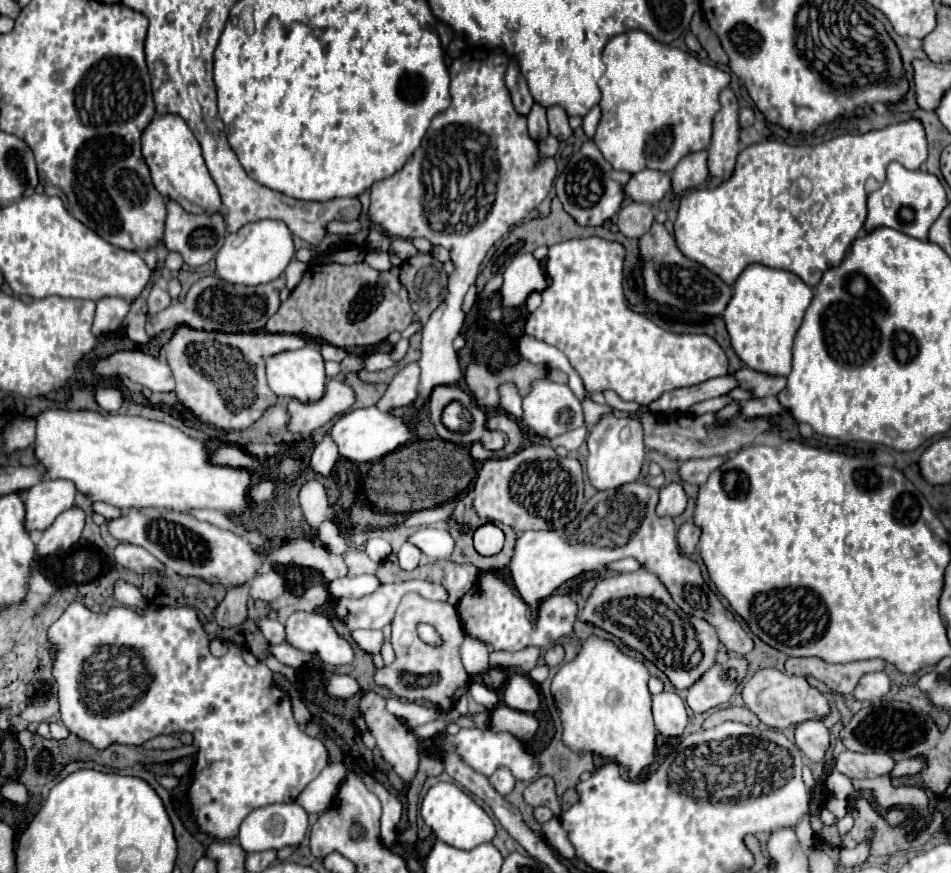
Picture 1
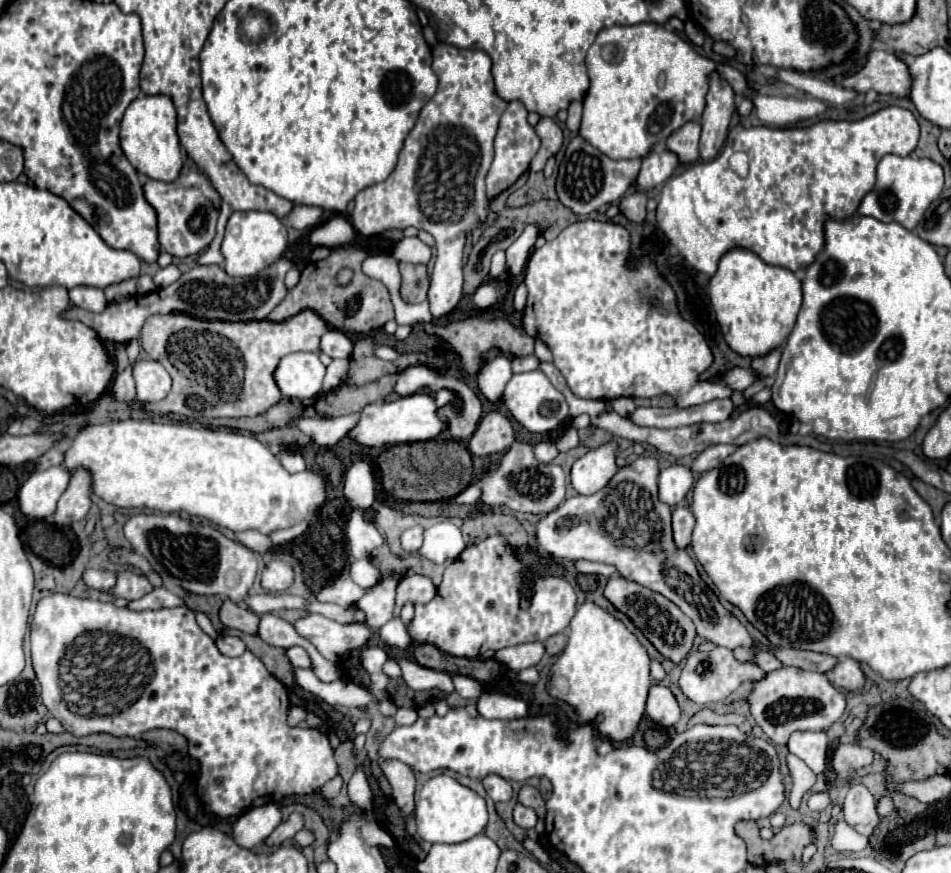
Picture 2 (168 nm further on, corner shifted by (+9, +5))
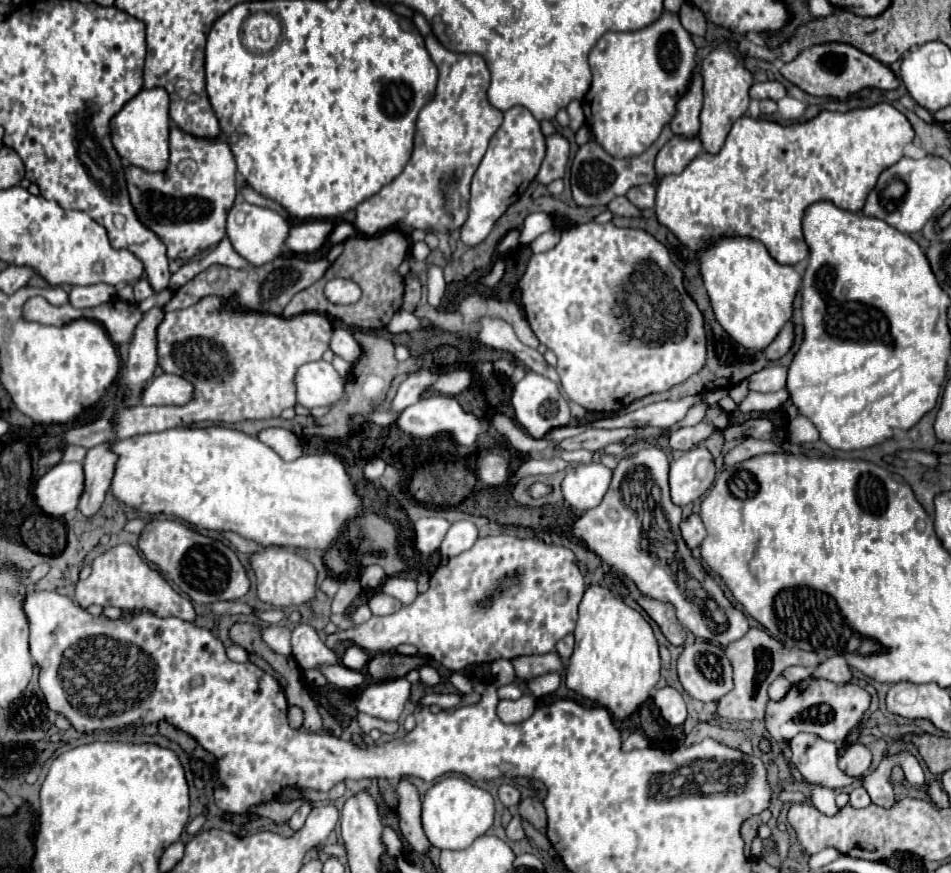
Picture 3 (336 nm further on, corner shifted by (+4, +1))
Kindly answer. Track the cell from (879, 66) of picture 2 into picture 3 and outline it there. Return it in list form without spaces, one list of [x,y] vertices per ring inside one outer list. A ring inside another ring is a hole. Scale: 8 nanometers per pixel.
[[[825,43],[805,49],[795,61],[781,67],[781,75],[809,95],[837,97],[841,101],[867,87],[881,91],[893,91],[899,87],[899,77],[887,65],[847,43]]]

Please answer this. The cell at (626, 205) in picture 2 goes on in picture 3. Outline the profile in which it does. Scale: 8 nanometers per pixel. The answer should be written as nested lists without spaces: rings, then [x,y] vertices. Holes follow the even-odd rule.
[[[639,185],[627,193],[627,199],[633,201],[637,207],[653,207],[655,205],[655,187],[653,185]]]

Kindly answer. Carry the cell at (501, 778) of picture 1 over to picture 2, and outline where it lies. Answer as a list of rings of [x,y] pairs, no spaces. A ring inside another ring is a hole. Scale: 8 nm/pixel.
[[[488,775],[486,781],[482,781],[482,783],[486,783],[484,789],[486,789],[486,793],[492,797],[494,803],[510,801],[510,797],[512,797],[512,787],[510,787],[510,783],[508,783],[506,779],[502,779],[502,777],[498,777],[498,775]]]

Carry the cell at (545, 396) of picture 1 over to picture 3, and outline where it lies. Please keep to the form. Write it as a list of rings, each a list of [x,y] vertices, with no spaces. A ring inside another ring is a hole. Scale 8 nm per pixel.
[[[529,371],[513,389],[513,395],[511,395],[511,403],[513,403],[513,409],[515,409],[515,417],[517,421],[521,423],[521,427],[531,435],[531,437],[545,437],[549,431],[553,429],[559,429],[559,427],[565,427],[571,419],[571,411],[569,411],[569,405],[567,401],[561,397],[557,385],[539,375],[539,373],[533,373]]]

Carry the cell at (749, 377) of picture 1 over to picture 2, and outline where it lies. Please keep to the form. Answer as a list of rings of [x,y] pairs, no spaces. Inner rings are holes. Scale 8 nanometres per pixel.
[[[776,347],[776,349],[772,349],[770,353],[766,353],[766,355],[762,355],[762,357],[754,357],[750,367],[752,367],[760,377],[770,377],[770,375],[778,369],[780,355],[782,355],[782,349]]]

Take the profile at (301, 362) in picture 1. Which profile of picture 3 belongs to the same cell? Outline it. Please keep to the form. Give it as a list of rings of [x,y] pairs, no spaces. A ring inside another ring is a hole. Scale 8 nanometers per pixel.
[[[323,359],[305,363],[295,373],[297,403],[309,409],[337,403],[343,395],[343,387],[345,387],[345,379],[335,371],[331,363]]]

